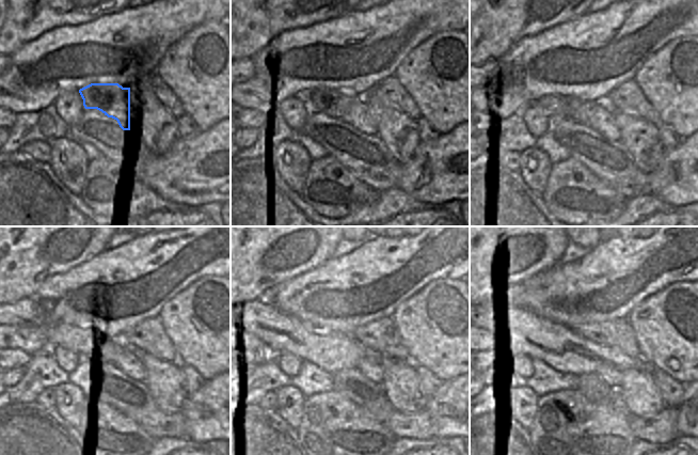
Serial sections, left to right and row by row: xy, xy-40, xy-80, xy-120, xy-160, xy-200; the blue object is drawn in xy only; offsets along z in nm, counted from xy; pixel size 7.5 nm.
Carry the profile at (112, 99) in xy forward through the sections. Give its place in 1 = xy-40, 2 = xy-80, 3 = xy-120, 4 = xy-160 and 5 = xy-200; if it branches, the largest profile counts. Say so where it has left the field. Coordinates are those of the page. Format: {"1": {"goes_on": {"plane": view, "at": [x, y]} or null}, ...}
{"1": {"goes_on": {"plane": "xy-40", "at": [351, 109]}}, "2": {"goes_on": {"plane": "xy-80", "at": [597, 115]}}, "3": {"goes_on": {"plane": "xy-120", "at": [127, 360]}}, "4": {"goes_on": {"plane": "xy-160", "at": [370, 365]}}, "5": {"goes_on": {"plane": "xy-200", "at": [611, 375]}}}

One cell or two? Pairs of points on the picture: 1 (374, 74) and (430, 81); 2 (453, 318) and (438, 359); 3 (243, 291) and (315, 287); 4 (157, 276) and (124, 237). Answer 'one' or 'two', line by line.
1: two
2: one
3: two
4: two

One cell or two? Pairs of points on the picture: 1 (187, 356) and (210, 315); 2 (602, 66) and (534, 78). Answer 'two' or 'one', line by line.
1: one
2: one

